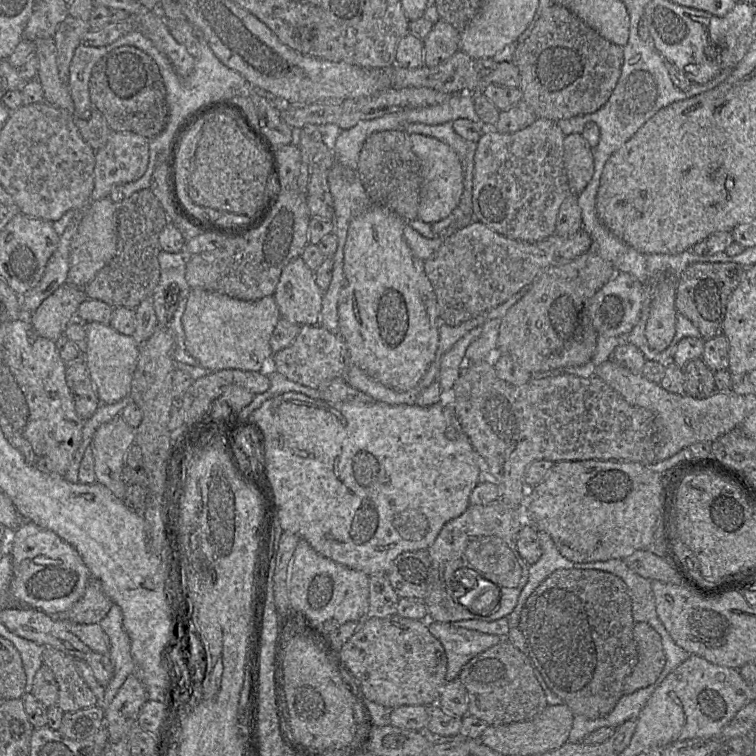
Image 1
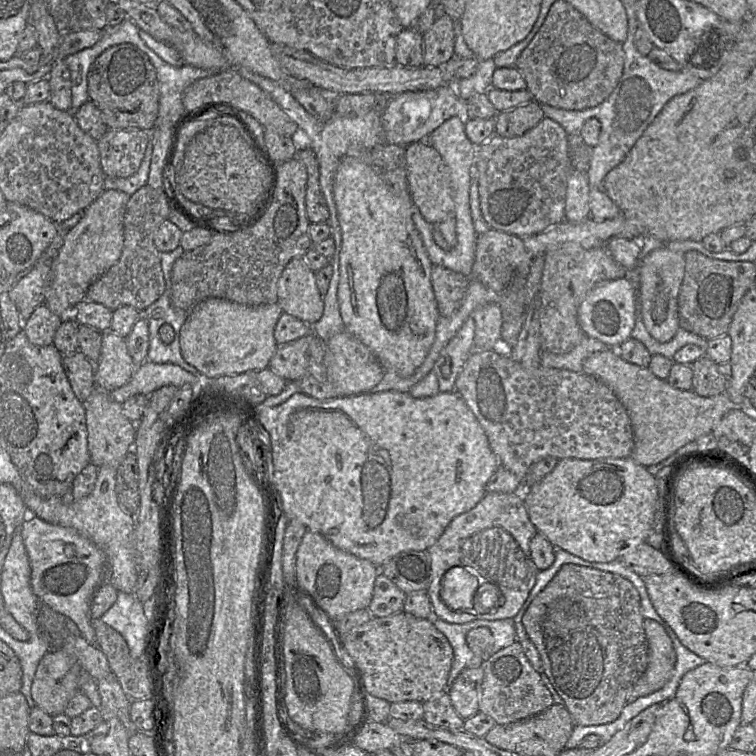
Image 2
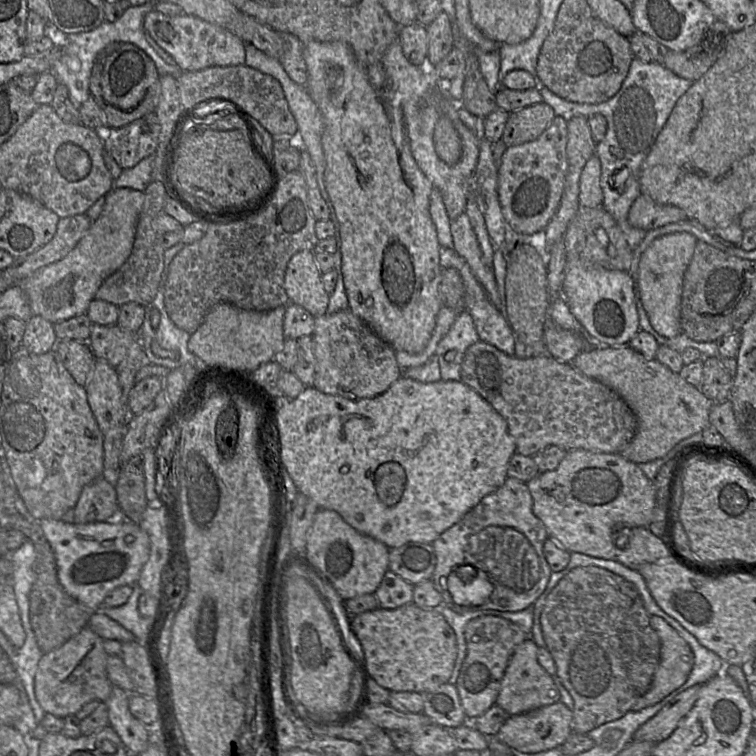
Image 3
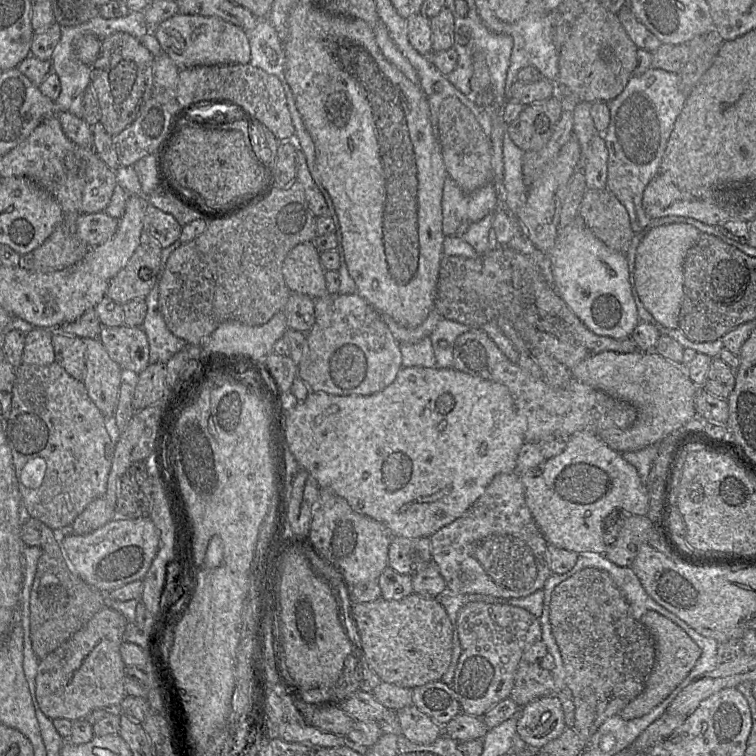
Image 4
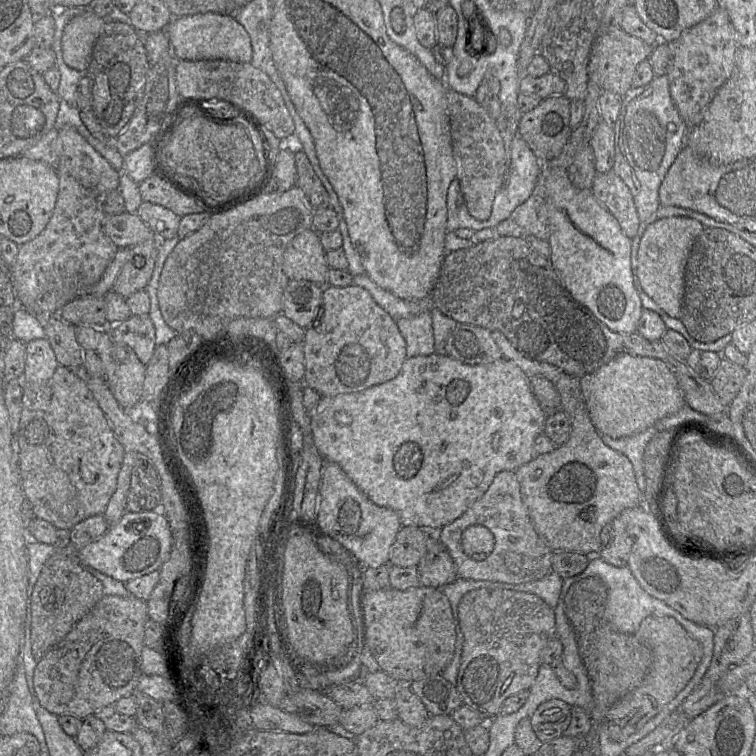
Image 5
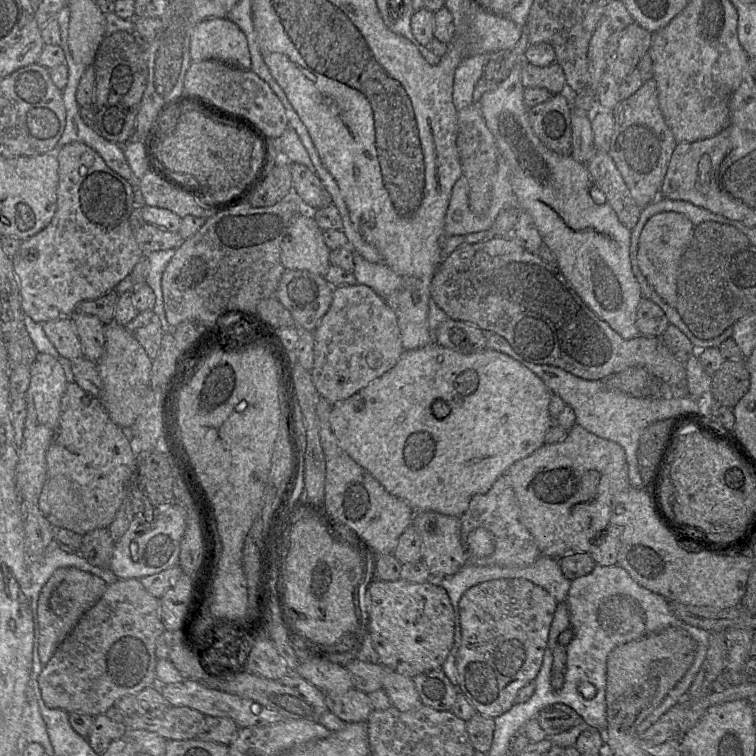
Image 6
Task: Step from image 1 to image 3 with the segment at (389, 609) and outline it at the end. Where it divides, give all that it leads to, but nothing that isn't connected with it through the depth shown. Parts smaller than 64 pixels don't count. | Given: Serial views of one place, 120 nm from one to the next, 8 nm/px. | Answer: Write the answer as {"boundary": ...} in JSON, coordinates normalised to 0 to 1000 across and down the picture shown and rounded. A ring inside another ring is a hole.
{"boundary":[[[512,754],[495,786],[500,792],[501,804],[524,806],[545,796],[546,778],[548,774]]]}

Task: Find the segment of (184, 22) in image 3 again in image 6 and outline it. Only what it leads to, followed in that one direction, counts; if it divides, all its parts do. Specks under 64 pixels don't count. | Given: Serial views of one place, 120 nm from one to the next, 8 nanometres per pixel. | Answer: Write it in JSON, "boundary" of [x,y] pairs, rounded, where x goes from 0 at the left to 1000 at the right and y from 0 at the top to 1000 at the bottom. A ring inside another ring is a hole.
{"boundary":[[[302,24],[262,30],[253,46],[251,74],[254,81],[288,79],[320,93],[332,91],[325,48]]]}

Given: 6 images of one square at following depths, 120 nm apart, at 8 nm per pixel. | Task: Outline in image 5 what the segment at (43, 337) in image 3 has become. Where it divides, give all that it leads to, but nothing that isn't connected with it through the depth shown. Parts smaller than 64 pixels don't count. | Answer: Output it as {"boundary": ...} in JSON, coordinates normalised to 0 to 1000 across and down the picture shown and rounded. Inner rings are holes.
{"boundary":[[[45,448],[34,455],[30,505],[54,507],[69,499],[78,480],[65,450]]]}

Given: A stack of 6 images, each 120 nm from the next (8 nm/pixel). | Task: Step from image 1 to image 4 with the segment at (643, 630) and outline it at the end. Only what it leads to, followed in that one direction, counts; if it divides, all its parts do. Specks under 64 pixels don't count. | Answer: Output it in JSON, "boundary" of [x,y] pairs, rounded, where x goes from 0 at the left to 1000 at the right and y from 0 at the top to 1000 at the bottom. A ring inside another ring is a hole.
{"boundary":[[[857,807],[847,821],[865,845],[866,876],[852,913],[817,943],[827,952],[845,950],[877,929],[909,896],[927,866],[926,856],[902,831],[870,810]]]}

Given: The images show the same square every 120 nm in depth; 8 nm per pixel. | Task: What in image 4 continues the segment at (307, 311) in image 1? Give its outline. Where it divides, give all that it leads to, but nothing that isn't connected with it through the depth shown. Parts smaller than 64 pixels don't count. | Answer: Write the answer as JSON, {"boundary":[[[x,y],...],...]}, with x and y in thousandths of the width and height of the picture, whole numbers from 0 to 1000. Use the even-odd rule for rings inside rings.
{"boundary":[[[406,319],[392,324],[378,337],[373,360],[385,386],[405,389],[414,396],[435,389],[423,335],[415,319]]]}

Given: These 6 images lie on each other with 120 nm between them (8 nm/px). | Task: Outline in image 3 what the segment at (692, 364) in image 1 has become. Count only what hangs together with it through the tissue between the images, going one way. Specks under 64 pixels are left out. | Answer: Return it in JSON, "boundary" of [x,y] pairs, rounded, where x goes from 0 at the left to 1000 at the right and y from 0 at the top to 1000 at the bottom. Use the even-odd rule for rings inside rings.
{"boundary":[[[930,472],[930,496],[925,515],[944,533],[964,529],[970,500],[951,472]]]}

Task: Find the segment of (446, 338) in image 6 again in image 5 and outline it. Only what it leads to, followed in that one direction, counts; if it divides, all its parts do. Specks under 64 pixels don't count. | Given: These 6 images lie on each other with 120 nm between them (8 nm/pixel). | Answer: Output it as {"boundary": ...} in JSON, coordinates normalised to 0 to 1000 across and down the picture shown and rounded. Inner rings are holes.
{"boundary":[[[604,427],[594,439],[590,468],[620,483],[646,481],[665,472],[649,438],[623,429]]]}

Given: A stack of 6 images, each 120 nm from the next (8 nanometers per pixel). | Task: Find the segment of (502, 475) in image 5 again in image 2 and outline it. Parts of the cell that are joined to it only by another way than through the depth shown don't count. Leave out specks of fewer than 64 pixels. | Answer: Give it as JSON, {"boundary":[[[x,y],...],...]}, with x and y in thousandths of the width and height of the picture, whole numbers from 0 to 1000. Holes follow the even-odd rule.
{"boundary":[[[690,647],[689,652],[646,651],[623,675],[601,684],[579,714],[565,726],[571,755],[565,786],[574,812],[583,820],[603,825],[627,820],[679,819],[697,794],[714,755],[701,730],[701,716],[710,705],[700,687]],[[660,787],[660,800],[649,807],[638,804],[638,800],[653,799]]]}

